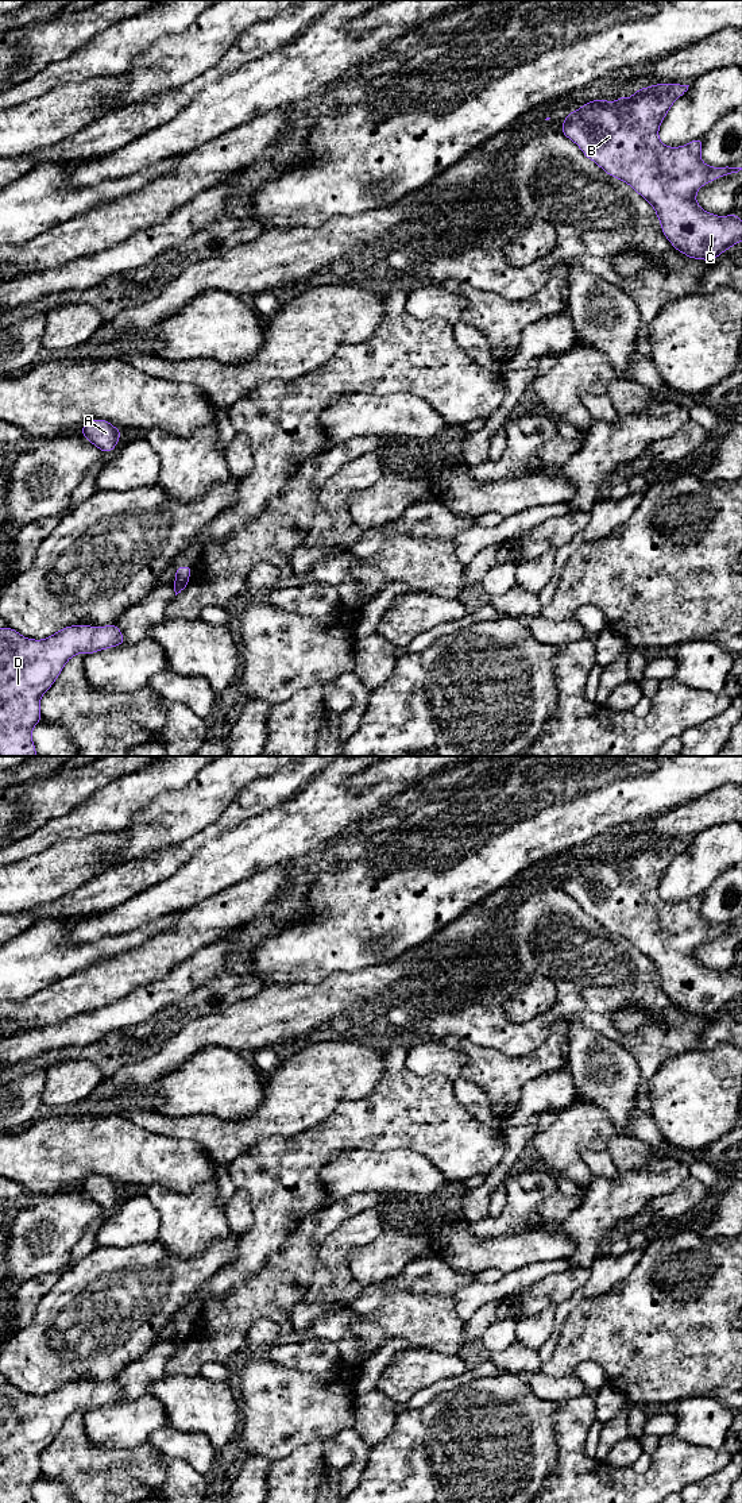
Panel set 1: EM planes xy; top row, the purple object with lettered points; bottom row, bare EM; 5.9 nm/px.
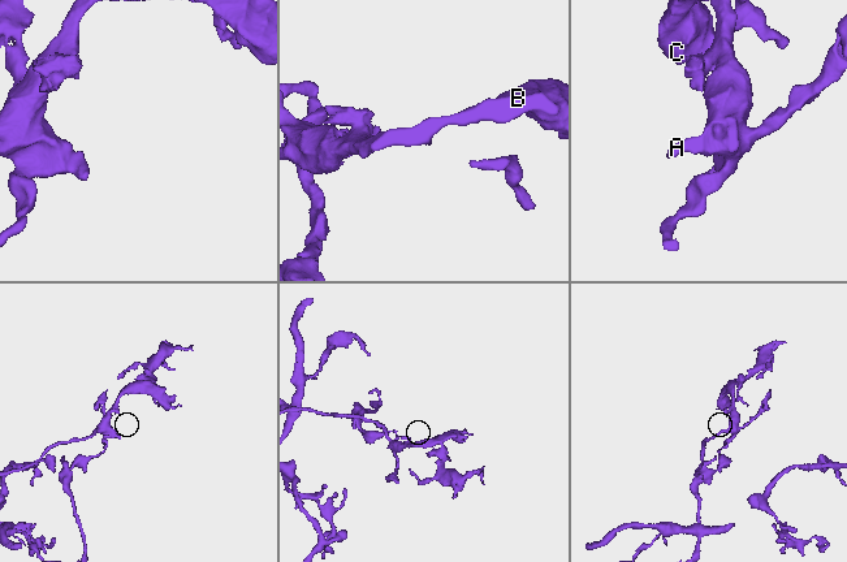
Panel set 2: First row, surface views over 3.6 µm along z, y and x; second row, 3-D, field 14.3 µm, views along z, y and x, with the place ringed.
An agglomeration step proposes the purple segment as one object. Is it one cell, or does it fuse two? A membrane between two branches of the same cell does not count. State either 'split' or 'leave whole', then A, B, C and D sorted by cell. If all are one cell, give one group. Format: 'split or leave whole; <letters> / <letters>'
split; A B C / D

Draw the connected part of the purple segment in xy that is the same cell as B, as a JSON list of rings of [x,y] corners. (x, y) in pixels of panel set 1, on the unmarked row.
[[[654,840],[641,844],[629,855],[621,852],[615,858],[592,856],[569,868],[561,879],[561,889],[579,902],[583,910],[594,917],[608,932],[622,936],[642,952],[656,967],[661,986],[670,1001],[692,1016],[712,1017],[727,1005],[742,998],[742,976],[737,970],[716,972],[706,968],[696,957],[697,947],[719,933],[738,929],[742,924],[723,922],[712,924],[702,917],[703,894],[695,895],[684,902],[665,902],[658,893],[658,886],[673,859],[681,853],[689,841],[683,840]]]

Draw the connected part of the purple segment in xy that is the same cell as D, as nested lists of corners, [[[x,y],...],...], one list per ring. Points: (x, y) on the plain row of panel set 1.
[[[115,1380],[70,1381],[42,1396],[27,1395],[9,1383],[0,1384],[0,1503],[35,1503],[32,1484],[42,1476],[40,1453],[70,1414],[121,1400],[125,1400],[123,1388]]]

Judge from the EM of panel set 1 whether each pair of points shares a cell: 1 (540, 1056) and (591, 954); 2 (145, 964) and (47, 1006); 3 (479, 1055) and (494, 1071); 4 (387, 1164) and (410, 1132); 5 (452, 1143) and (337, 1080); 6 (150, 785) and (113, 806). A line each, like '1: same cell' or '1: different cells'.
1: different cells
2: same cell
3: same cell
4: different cells
5: different cells
6: same cell

